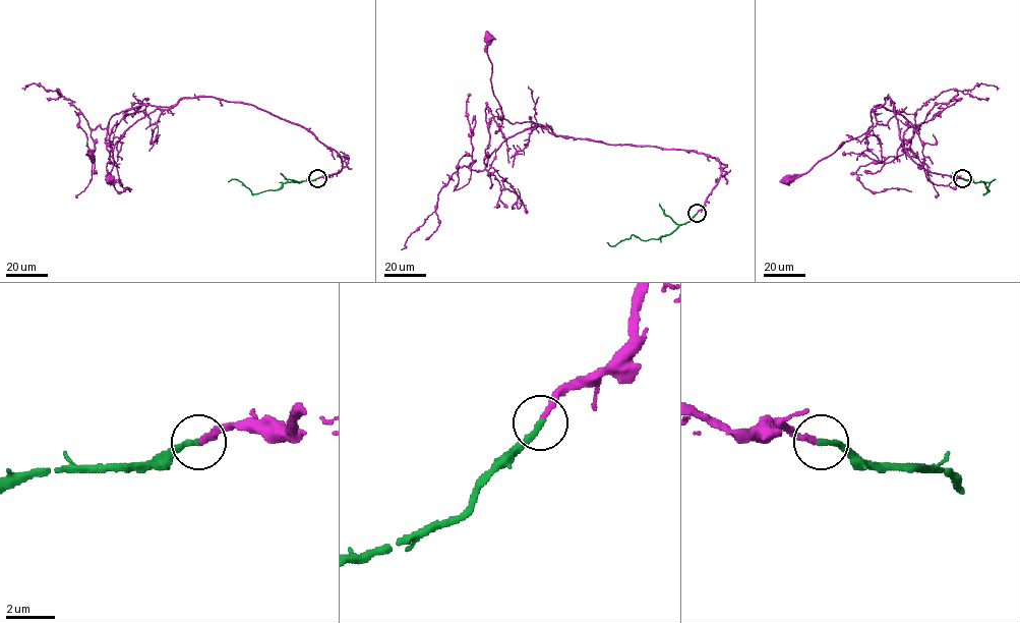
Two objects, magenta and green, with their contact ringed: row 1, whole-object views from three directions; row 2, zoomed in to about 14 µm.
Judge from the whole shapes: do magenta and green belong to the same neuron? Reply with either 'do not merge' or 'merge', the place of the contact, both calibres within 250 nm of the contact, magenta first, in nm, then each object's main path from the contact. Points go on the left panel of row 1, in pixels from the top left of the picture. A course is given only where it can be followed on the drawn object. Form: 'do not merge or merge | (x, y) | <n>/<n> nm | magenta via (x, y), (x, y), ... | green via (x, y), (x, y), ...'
merge | (317, 178) | 240/280 nm | magenta via (317, 178), (338, 173), (341, 159), (303, 127), (253, 105), (195, 97), (124, 131), (110, 179) | green via (317, 178), (286, 182), (278, 188), (253, 194), (236, 179), (228, 181)

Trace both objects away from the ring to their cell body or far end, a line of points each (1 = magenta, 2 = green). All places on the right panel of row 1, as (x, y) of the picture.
1: (962, 178), (928, 172), (912, 159), (887, 97), (872, 109), (873, 124), (866, 131), (787, 179)
2: (962, 178), (983, 182), (990, 190), (983, 194), (995, 179), (992, 181)

